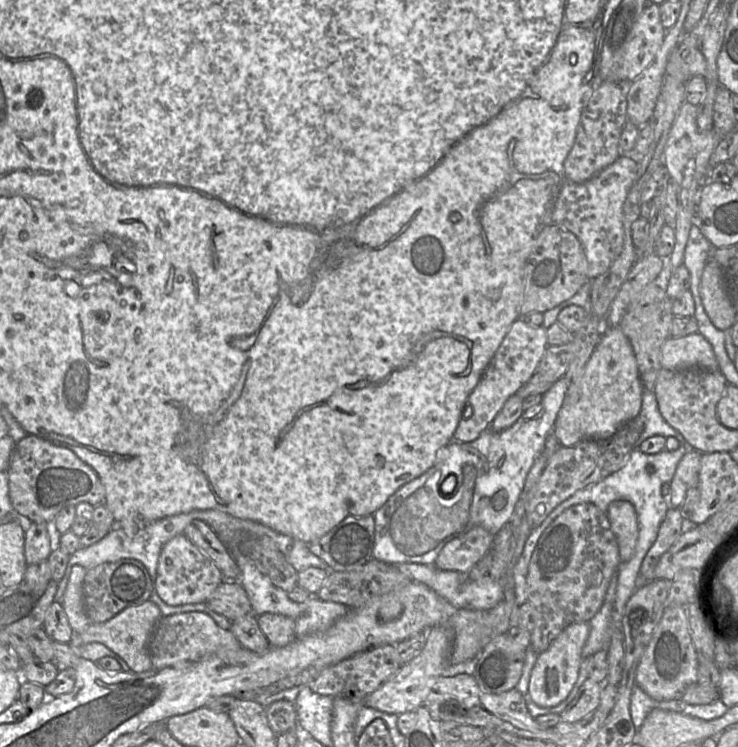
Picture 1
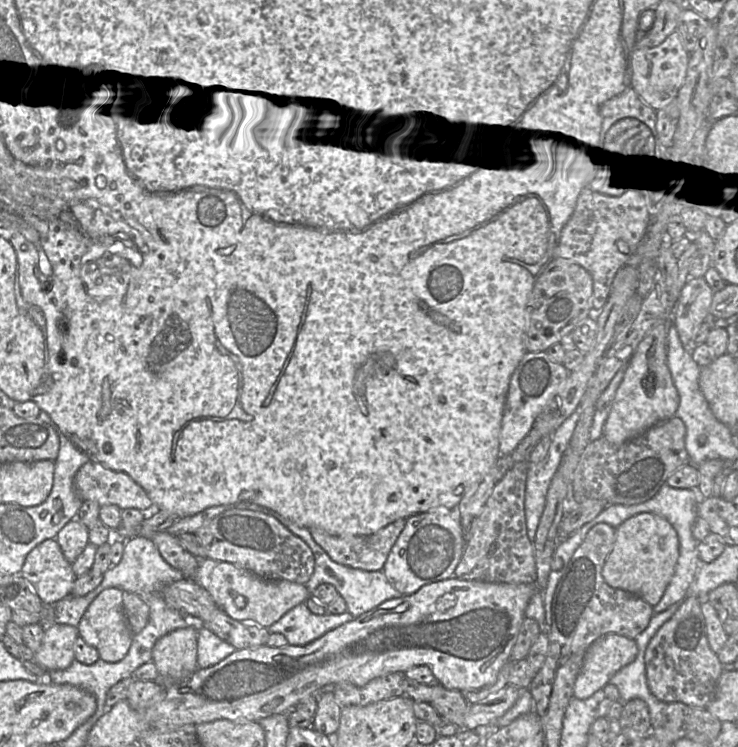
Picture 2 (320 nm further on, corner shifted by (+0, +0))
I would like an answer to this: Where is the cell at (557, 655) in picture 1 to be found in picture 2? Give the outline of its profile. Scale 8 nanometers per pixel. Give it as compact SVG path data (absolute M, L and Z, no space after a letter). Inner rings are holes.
M610 633L601 636L587 649L582 668L576 678L573 697L587 699L602 689L624 666L636 658L634 639Z

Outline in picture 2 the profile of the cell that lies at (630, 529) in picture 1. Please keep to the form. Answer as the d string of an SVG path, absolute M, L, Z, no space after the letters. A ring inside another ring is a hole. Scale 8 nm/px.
M636 514L616 528L616 540L602 570L608 585L638 595L652 607L661 600L679 557L679 539L672 525L659 515Z

